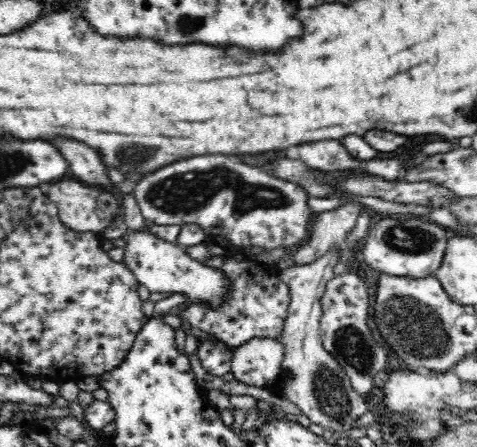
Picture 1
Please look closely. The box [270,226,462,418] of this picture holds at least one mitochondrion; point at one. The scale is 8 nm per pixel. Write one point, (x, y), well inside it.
(417, 330)

